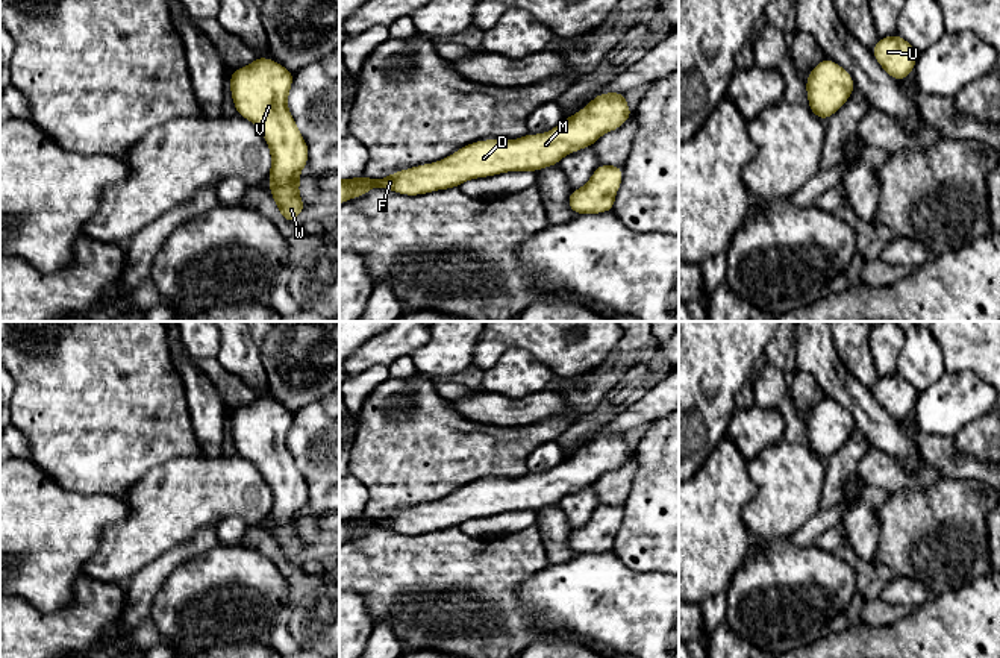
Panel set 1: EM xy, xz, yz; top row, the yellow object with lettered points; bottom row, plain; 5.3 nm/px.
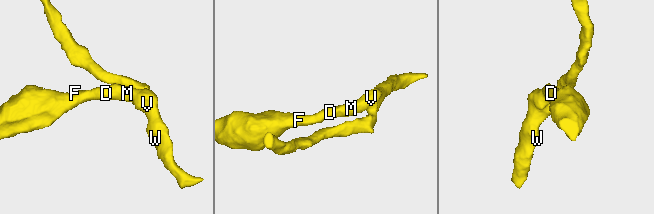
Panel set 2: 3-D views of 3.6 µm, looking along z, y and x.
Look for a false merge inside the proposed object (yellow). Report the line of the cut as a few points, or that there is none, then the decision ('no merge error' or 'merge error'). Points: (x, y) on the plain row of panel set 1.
no cut | no merge error

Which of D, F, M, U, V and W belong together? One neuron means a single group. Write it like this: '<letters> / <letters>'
D F M U V W

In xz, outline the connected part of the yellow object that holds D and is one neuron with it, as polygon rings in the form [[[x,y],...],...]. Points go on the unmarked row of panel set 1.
[[[602,432],[579,452],[539,475],[527,472],[518,479],[474,481],[433,503],[394,511],[382,519],[365,514],[339,519],[339,544],[365,535],[371,528],[421,535],[506,511],[538,512],[544,506],[558,505],[565,494],[592,487],[602,475],[620,468],[632,453],[626,432]]]

